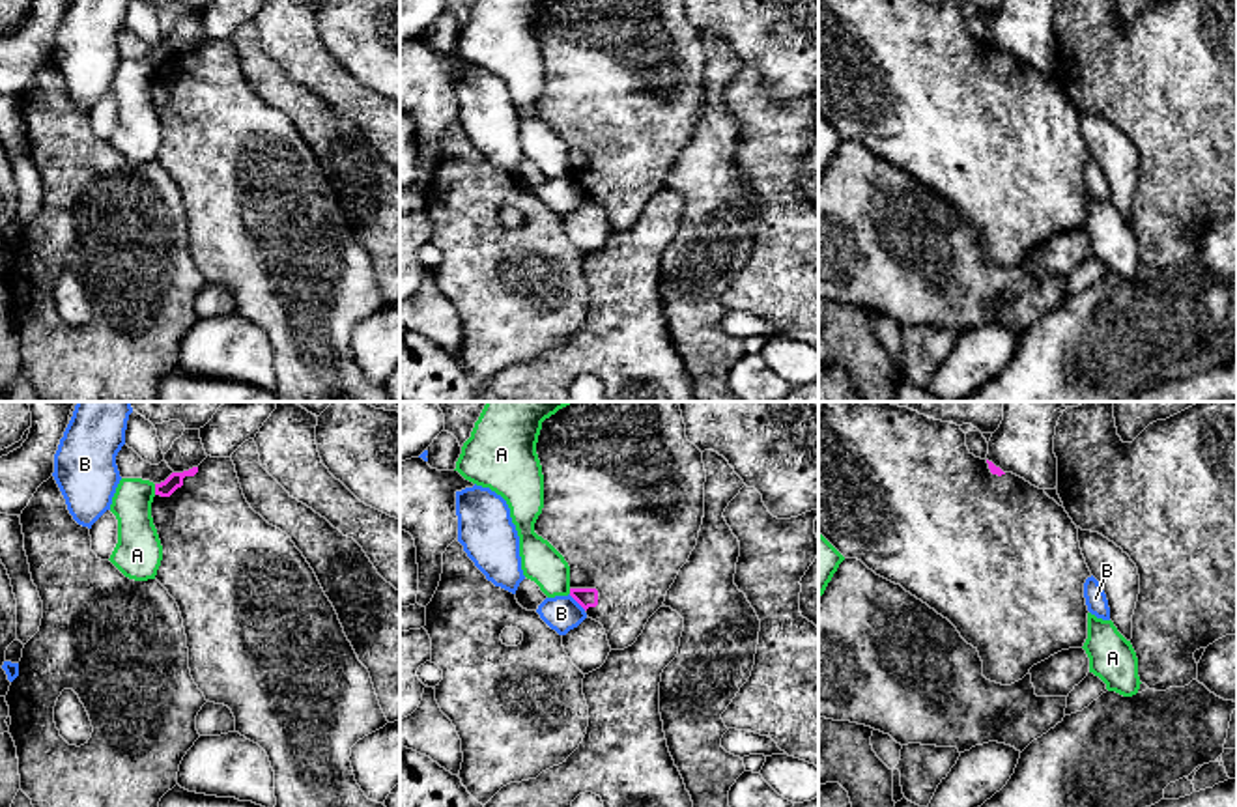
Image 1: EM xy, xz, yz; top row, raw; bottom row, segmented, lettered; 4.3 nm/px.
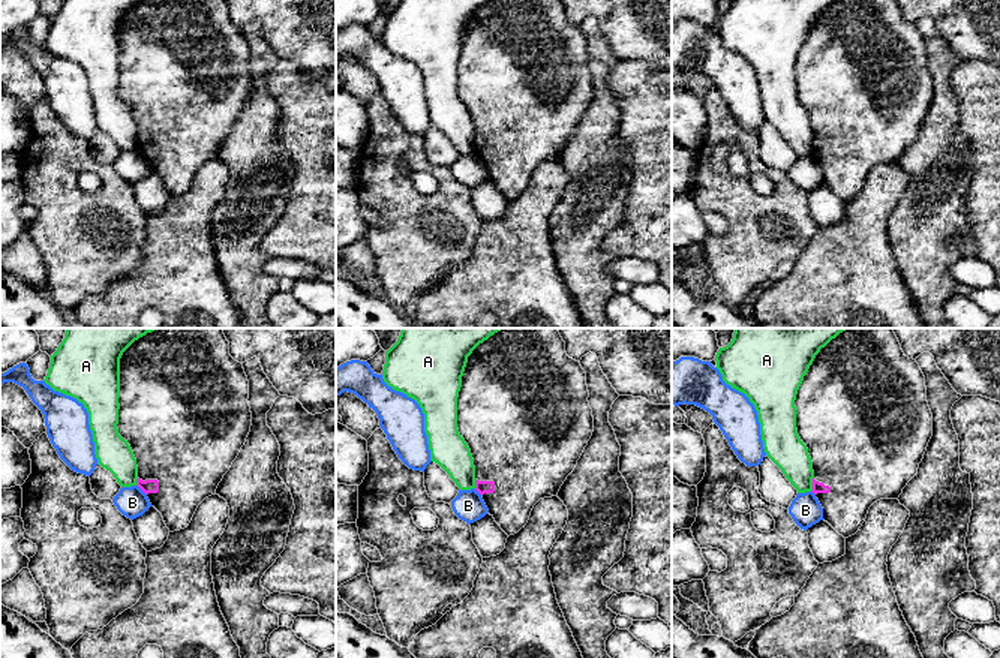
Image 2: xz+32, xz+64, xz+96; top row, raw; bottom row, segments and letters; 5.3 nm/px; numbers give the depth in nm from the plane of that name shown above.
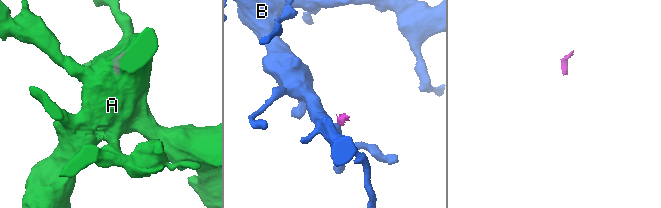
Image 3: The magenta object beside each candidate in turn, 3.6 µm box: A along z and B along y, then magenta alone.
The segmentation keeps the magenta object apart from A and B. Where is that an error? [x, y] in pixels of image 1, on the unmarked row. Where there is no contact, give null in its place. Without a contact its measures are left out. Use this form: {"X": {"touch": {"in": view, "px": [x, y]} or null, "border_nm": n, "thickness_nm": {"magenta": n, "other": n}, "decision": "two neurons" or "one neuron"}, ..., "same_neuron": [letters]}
{"A": {"touch": {"in": "xy", "px": [156, 71]}, "border_nm": 50, "thickness_nm": {"magenta": 70, "other": 180}, "decision": "two neurons"}, "B": {"touch": {"in": "xz", "px": [578, 184]}, "border_nm": 100, "thickness_nm": {"magenta": 80, "other": 160}, "decision": "two neurons"}, "same_neuron": []}

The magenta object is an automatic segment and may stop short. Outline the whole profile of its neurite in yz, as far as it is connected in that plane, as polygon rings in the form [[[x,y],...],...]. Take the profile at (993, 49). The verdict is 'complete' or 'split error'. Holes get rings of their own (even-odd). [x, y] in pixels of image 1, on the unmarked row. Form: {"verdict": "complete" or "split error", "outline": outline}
{"verdict": "split error", "outline": [[[818,0],[818,114],[845,138],[858,140],[876,157],[901,166],[906,174],[947,200],[983,243],[983,258],[1011,267],[1050,237],[1082,230],[1088,220],[1088,187],[1084,164],[1091,159],[1078,123],[1078,110],[1045,71],[1003,54],[988,41],[975,39],[966,28],[966,15],[953,4],[934,0]]]}

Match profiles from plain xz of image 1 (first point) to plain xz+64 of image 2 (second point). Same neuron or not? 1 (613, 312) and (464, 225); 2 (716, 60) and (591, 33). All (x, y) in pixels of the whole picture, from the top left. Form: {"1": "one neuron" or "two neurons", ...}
{"1": "two neurons", "2": "one neuron"}

